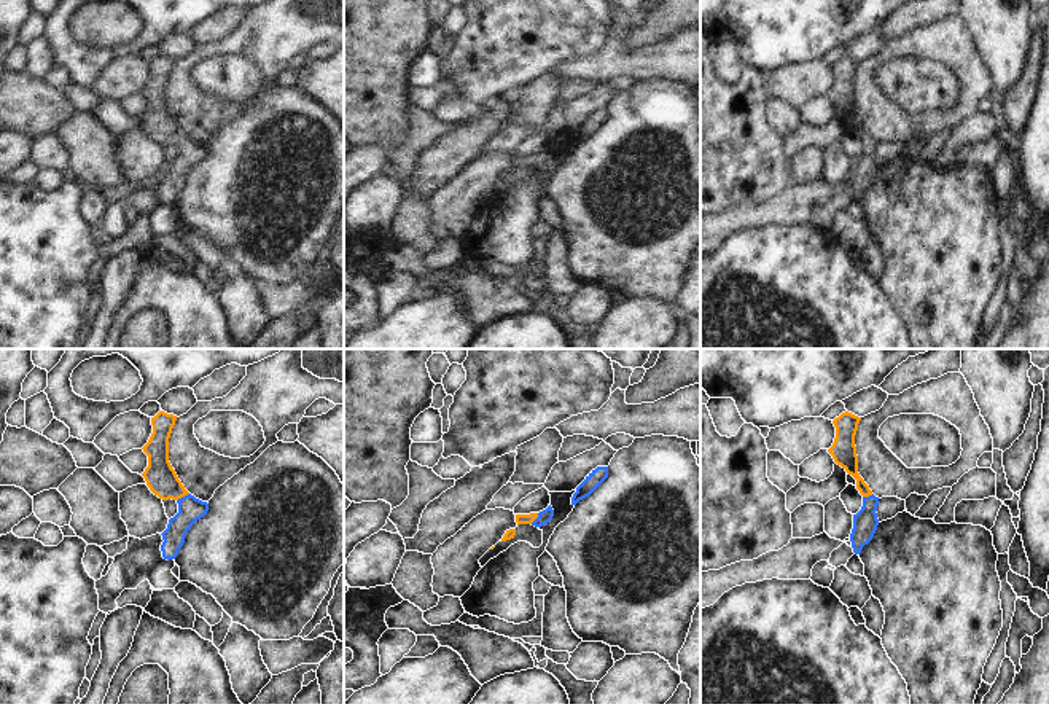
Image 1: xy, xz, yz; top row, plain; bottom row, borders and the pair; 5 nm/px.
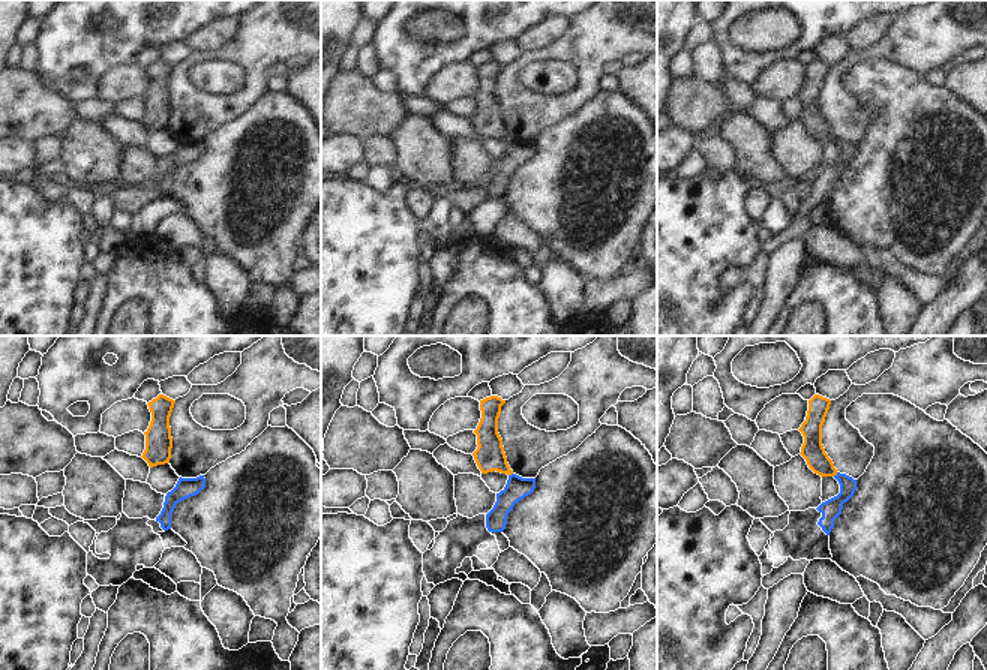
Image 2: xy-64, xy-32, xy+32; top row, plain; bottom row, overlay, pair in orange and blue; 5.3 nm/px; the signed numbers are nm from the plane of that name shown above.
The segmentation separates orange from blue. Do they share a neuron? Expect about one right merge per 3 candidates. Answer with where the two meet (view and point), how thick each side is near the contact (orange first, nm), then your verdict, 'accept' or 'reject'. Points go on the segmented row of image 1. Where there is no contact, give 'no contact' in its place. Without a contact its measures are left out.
xy (182, 496) | 160/130 nm | accept

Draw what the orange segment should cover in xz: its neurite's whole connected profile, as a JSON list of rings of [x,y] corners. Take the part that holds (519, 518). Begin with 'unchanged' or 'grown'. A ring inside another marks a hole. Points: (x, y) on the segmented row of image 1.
grown | [[[549,505],[546,510],[540,513],[530,513],[530,514],[516,514],[516,522],[519,524],[532,524],[535,527],[541,527],[548,524],[554,516],[554,510]]]

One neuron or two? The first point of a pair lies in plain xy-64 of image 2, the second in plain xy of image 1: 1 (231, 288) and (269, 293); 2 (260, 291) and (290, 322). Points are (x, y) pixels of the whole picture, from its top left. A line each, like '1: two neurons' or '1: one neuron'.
1: two neurons
2: two neurons

